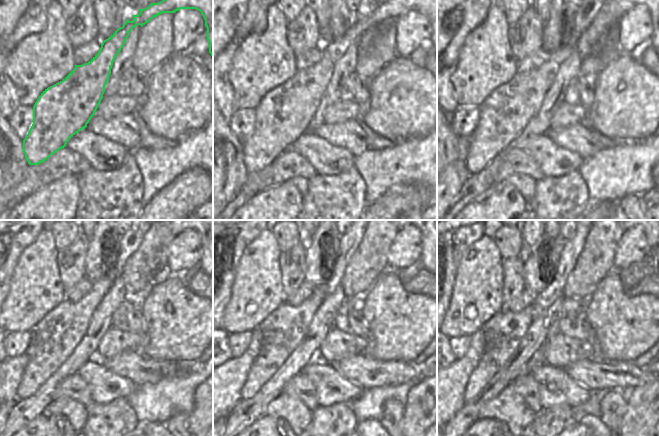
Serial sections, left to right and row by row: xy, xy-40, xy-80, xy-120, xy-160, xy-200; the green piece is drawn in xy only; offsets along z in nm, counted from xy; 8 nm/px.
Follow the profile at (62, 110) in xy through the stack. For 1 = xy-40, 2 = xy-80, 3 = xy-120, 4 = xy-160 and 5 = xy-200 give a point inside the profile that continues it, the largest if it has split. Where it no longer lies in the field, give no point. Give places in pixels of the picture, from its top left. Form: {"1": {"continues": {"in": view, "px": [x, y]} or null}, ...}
{"1": {"continues": {"in": "xy-40", "px": [284, 114]}}, "2": {"continues": {"in": "xy-80", "px": [506, 112]}}, "3": {"continues": {"in": "xy-120", "px": [55, 337]}}, "4": {"continues": {"in": "xy-160", "px": [280, 333]}}, "5": {"continues": {"in": "xy-200", "px": [502, 334]}}}

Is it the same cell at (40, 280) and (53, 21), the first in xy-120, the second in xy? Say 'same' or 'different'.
same

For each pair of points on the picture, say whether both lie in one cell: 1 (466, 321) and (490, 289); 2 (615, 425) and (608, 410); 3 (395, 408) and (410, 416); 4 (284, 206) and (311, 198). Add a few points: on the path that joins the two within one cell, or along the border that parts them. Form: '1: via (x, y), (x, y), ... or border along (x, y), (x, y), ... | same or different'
1: via (467, 313), (482, 297) | same
2: via (613, 421), (611, 414) | same
3: border along (403, 405), (403, 417), (400, 425) | different
4: border along (303, 195), (303, 205), (300, 209) | different

